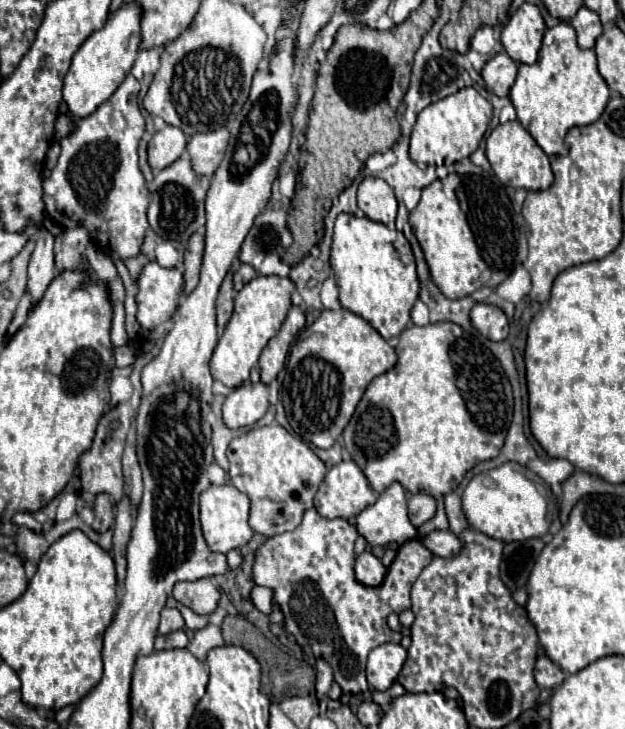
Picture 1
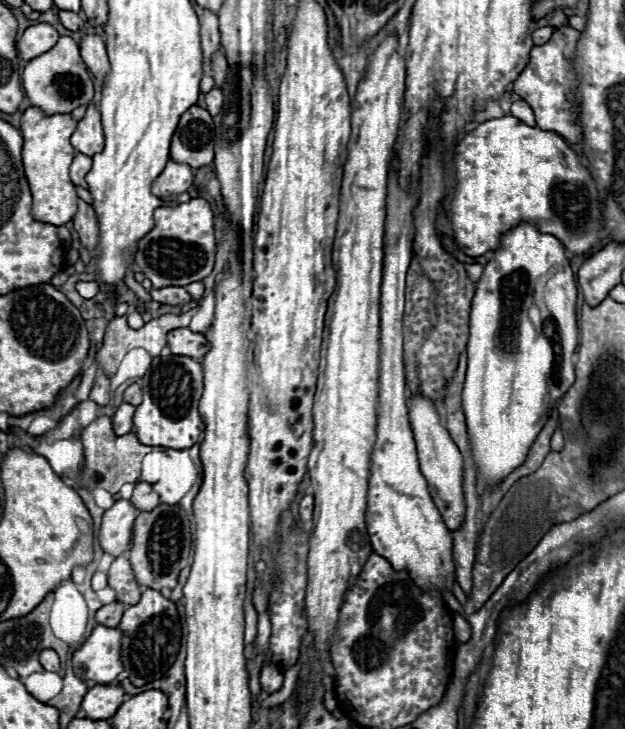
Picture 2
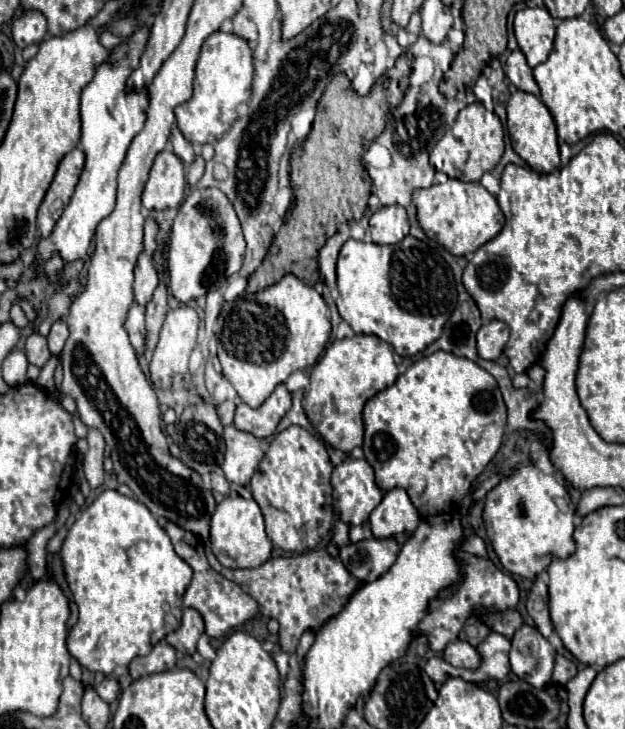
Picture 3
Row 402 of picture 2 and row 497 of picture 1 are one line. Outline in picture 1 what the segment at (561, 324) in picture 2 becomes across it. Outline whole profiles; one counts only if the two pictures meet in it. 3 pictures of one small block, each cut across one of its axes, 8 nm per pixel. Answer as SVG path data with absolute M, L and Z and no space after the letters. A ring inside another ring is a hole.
M508 462L474 476L462 494L462 508L470 526L490 538L498 538L502 542L528 540L548 532L548 500L544 496L548 489L545 481L530 469Z

